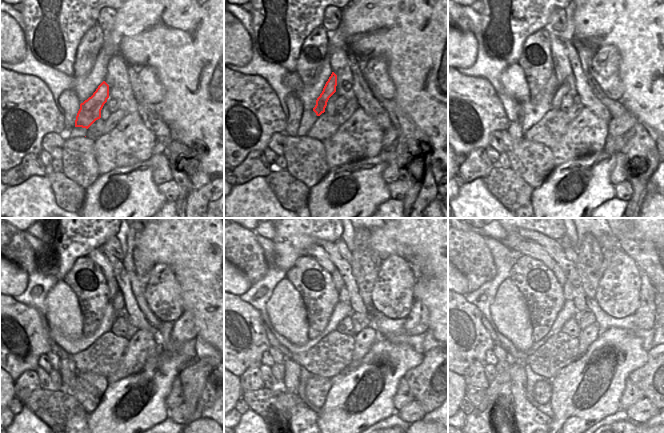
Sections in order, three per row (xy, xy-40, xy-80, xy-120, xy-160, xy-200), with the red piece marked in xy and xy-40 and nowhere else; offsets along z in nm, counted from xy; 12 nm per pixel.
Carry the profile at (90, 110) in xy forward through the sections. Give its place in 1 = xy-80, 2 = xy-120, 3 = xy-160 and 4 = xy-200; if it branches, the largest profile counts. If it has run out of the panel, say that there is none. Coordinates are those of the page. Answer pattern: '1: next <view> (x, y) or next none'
1: next xy-80 (563, 68)
2: next xy-120 (113, 286)
3: next xy-160 (339, 284)
4: next xy-200 (558, 272)

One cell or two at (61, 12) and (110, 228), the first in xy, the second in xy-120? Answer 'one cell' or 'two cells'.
one cell

